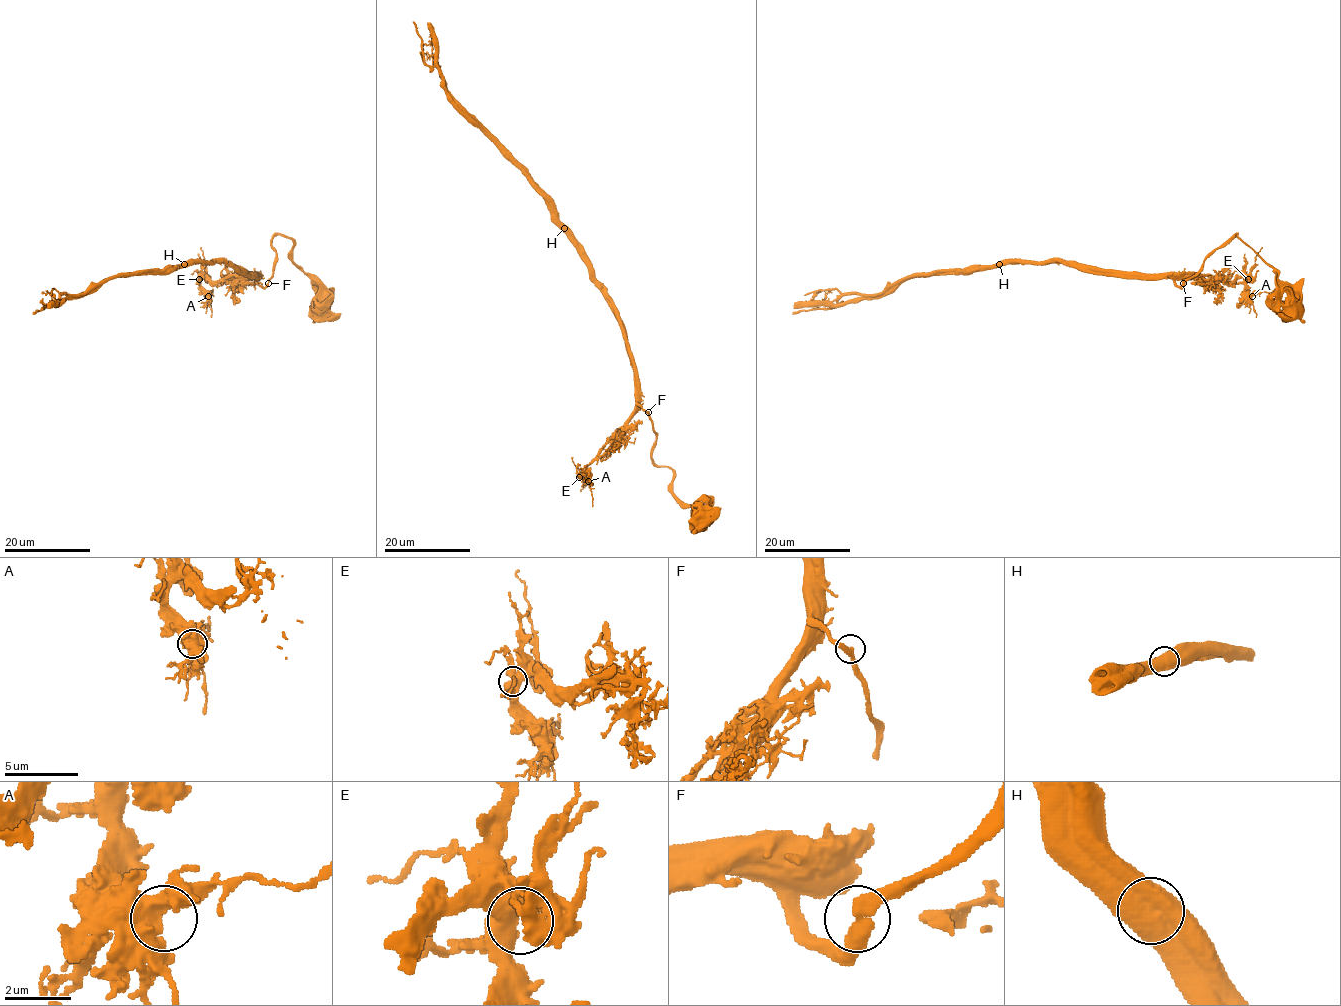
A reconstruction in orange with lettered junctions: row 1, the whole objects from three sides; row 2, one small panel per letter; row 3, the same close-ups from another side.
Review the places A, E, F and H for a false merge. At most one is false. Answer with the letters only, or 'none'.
H

